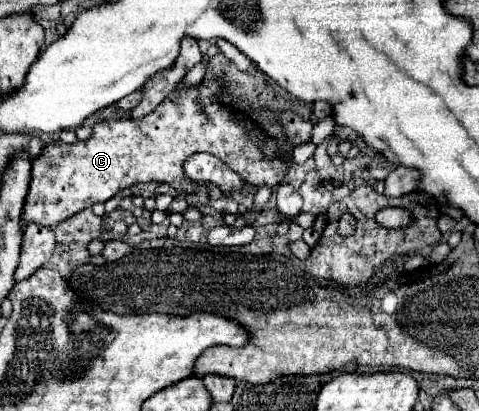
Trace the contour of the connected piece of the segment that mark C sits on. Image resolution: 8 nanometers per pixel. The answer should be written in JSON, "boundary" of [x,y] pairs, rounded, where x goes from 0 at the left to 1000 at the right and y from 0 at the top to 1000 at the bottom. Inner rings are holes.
{"boundary":[[[426,195],[413,209],[401,214],[384,214],[372,224],[355,224],[351,238],[342,238],[342,248],[313,273],[309,282],[292,287],[292,292],[276,292],[276,287],[234,287],[234,292],[213,292],[196,302],[196,321],[184,341],[167,345],[159,341],[154,350],[134,350],[125,341],[104,345],[92,355],[92,365],[84,370],[84,380],[75,389],[67,389],[67,443],[63,443],[63,462],[58,462],[58,491],[50,496],[50,526],[46,526],[46,545],[84,545],[84,550],[113,550],[121,540],[142,535],[150,521],[196,501],[200,491],[221,491],[225,482],[242,477],[246,467],[255,467],[259,457],[284,448],[284,443],[347,443],[367,462],[380,462],[388,472],[405,472],[411,450],[380,418],[384,394],[413,370],[434,370],[451,384],[459,384],[468,399],[476,399],[514,448],[522,453],[564,453],[576,457],[593,443],[597,428],[597,399],[593,399],[593,380],[589,370],[580,370],[580,380],[564,384],[555,375],[547,375],[547,360],[539,350],[530,350],[518,331],[514,331],[514,311],[509,311],[509,287],[518,287],[505,263],[493,258],[476,258],[468,248],[459,248],[459,195]]]}

